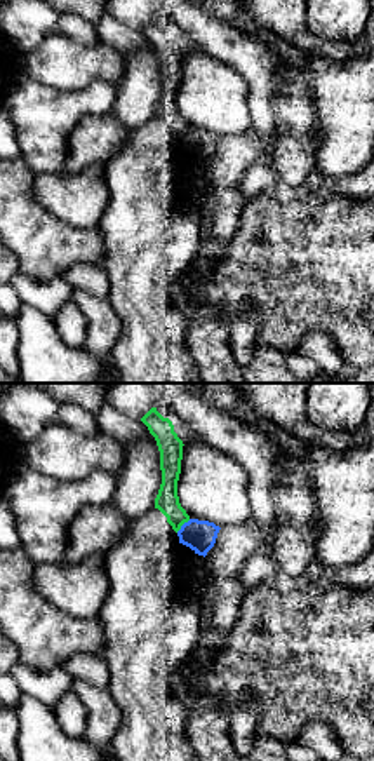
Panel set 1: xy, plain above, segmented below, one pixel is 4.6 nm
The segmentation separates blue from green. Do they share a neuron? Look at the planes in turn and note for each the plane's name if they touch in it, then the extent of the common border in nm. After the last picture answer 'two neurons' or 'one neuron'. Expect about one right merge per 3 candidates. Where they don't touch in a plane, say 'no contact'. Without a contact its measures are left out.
xy | 90 nm

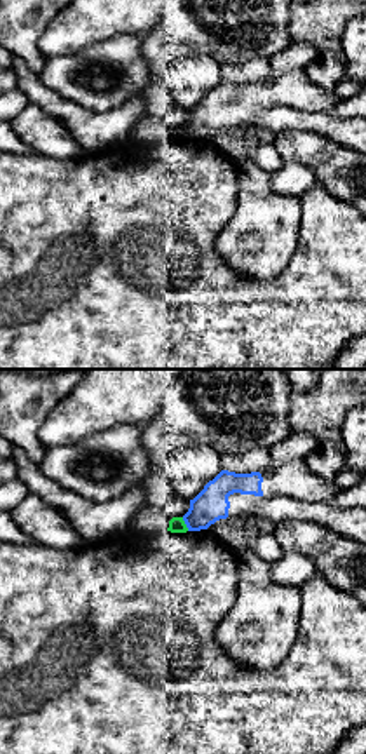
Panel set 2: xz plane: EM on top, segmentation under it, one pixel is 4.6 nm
xz | 70 nm

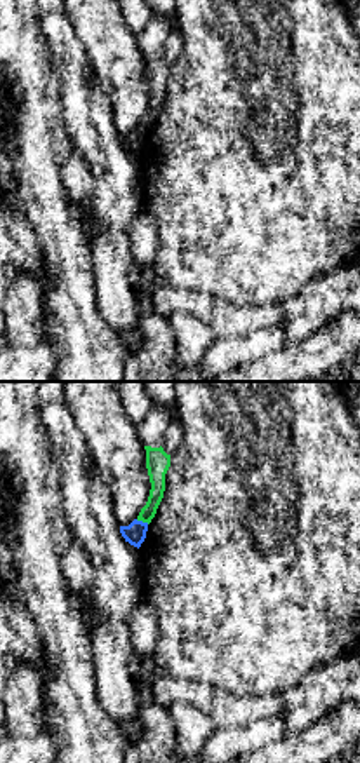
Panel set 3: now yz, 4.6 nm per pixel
yz | 70 nm

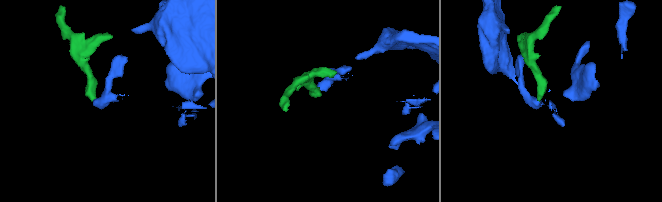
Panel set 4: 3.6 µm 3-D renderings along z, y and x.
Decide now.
two neurons

